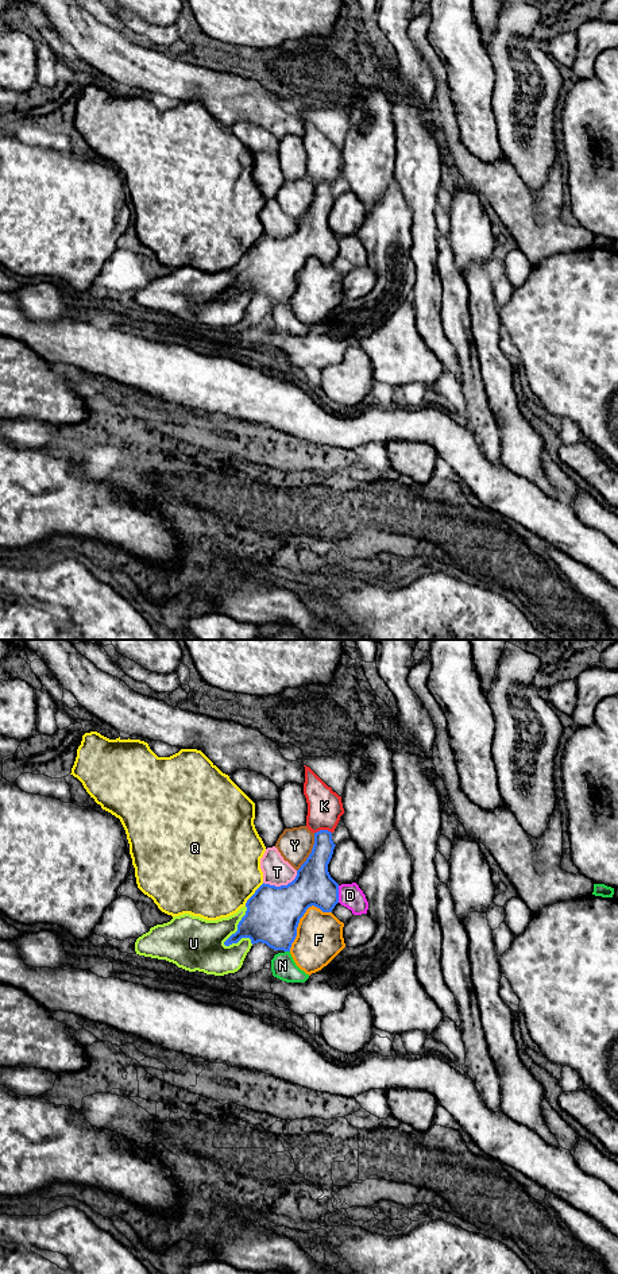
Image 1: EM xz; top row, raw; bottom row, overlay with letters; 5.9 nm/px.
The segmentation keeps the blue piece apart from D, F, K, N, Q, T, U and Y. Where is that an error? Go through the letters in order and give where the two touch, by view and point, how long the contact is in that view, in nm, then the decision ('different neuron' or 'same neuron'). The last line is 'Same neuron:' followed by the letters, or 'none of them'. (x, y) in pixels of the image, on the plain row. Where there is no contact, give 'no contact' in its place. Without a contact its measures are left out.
D: xz (338, 246) | 100 nm | different neuron
F: xz (301, 269) | 340 nm | different neuron
K: xz (323, 182) | 100 nm | different neuron
N: xz (288, 302) | 30 nm | different neuron
Q: xz (254, 246) | 180 nm | different neuron
T: xz (282, 238) | 220 nm | different neuron
U: xz (238, 278) | 280 nm | same neuron
Y: xz (312, 204) | 260 nm | different neuron
Same neuron: U

